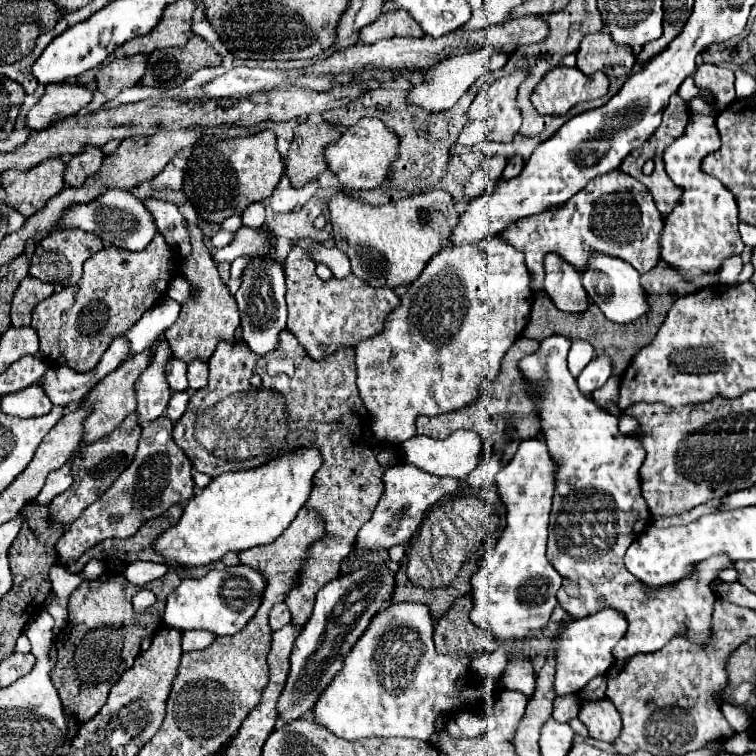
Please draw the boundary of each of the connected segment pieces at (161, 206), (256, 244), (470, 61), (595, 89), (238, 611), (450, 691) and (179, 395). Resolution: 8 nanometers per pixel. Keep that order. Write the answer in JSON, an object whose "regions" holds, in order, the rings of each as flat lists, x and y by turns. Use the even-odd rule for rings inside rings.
{"regions":[[[144,198,142,200,146,210,152,214,158,230,162,232,162,236,166,238,166,242,180,250,180,256,188,256,190,252,190,236,186,230,186,220,182,218,182,214,178,212,176,204,172,202,162,202,156,198]],[[240,226,238,232,234,232,234,240,220,250,212,250,212,256,216,262,232,262,244,254,248,256,264,254,268,248,274,248,274,246,276,246,276,236,270,234,270,240,266,240,260,234,256,234,254,228]],[[486,46,486,48,466,52,466,54,460,54,460,56,450,56,446,60,434,64,432,68,428,68,424,72,424,82,412,86,412,90,406,96,406,104,408,106,418,106,418,108,422,108,422,110,426,110,430,114,452,108,456,104,456,100,470,88,470,84,476,78,480,78,486,72,494,72,494,70,502,68,506,64,506,60,508,60,508,52,510,50,502,50,502,48,498,50,494,46]],[[556,66,548,74,544,74,540,84,534,88,530,100,540,114,562,116,578,102,600,98,606,92,606,74,596,72,592,76,586,76,578,68]],[[226,566,214,568,204,578,186,578,168,596,168,608,164,614,164,624,178,630,208,630,218,636,230,636,240,632,248,620,256,614,268,580,260,570,252,566]],[[390,602,388,608,380,610,374,614,372,622,368,624,366,632,358,638,358,642,352,646,352,650,344,656,344,666,342,670,332,678,332,682,320,692,314,708,312,708,312,714,314,714,314,722,318,722,320,726,324,726,326,730,330,730,332,734,344,738,344,740,364,740,364,738,418,738,418,740,428,740,430,734,434,732,434,718,440,714,440,712,461,712,466,709,472,709,471,700,494,700,494,696,497,692,502,690,520,690,524,692,526,696,532,696,534,692,534,684,536,684,536,678,534,678,534,670,530,664,510,664,506,666,505,670,500,674,497,679,483,678,480,681,472,681,470,672,470,660,472,656,440,656,436,654,436,648,434,648,434,642,432,642,432,624,426,622,426,606,424,604,418,604,418,602],[460,677,466,677,461,683,458,680]],[[188,390,184,392,174,392,170,402,168,402,168,410,166,410,166,416,176,422,184,412,186,412,186,406,188,406,188,400,190,400,190,394]]]}

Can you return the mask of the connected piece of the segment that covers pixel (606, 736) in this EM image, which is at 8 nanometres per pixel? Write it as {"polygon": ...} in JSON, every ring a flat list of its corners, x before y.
{"polygon":[[584,700,578,718,586,724,592,738,602,742,612,742,620,734,620,714,616,706,608,700]]}

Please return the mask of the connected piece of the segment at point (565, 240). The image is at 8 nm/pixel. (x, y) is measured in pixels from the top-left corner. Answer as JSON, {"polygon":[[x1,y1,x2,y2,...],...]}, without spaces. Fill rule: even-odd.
{"polygon":[[612,170,590,180,586,188,576,192,566,204,552,206,540,214,514,222,508,226,508,230,504,230,502,238,526,254,526,266,532,274,532,290,540,292,544,280,544,254,556,252,566,262,582,270,588,260,588,250,600,250,630,262,640,274,644,274,660,260,662,230,664,218,658,212,648,188,644,188,632,176]]}

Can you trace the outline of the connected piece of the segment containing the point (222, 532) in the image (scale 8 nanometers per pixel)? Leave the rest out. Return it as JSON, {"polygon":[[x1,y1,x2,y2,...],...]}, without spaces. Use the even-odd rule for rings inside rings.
{"polygon":[[300,448,298,452,272,460,260,468,226,472,212,478,204,490,188,500,180,520,156,536,152,550,180,566,198,568,222,560,230,550,240,552,274,542,308,500,312,476,320,464,322,458,316,448]]}

